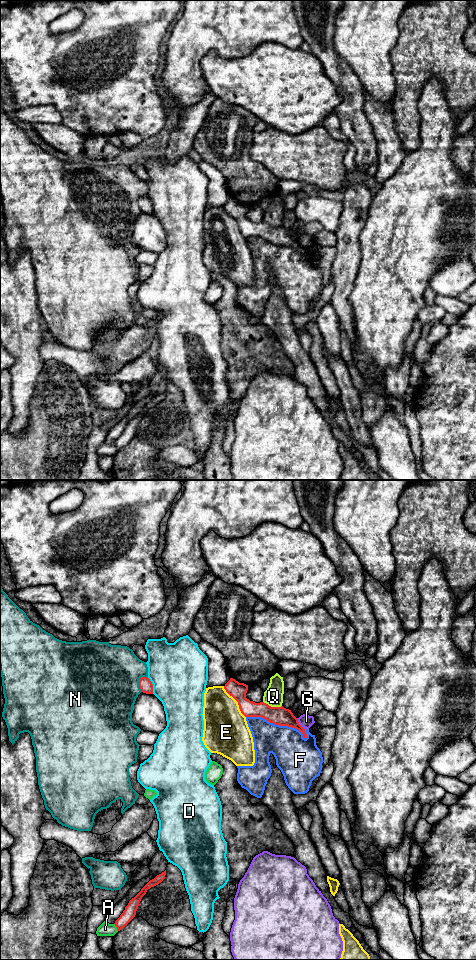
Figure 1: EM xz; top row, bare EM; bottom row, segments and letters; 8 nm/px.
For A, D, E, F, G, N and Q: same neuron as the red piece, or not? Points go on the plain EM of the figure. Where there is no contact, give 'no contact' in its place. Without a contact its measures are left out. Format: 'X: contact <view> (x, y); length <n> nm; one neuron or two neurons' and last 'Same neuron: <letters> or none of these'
A: contact xz (116, 446); length 70 nm; two neurons
D: contact xz (152, 205); length 140 nm; two neurons
E: contact xz (237, 221); length 320 nm; two neurons
F: contact xz (277, 244); length 500 nm; two neurons
G: contact xz (298, 242); length 80 nm; two neurons
N: contact xz (139, 201); length 140 nm; two neurons
Q: contact xz (272, 227); length 160 nm; two neurons
Same neuron: none of these

